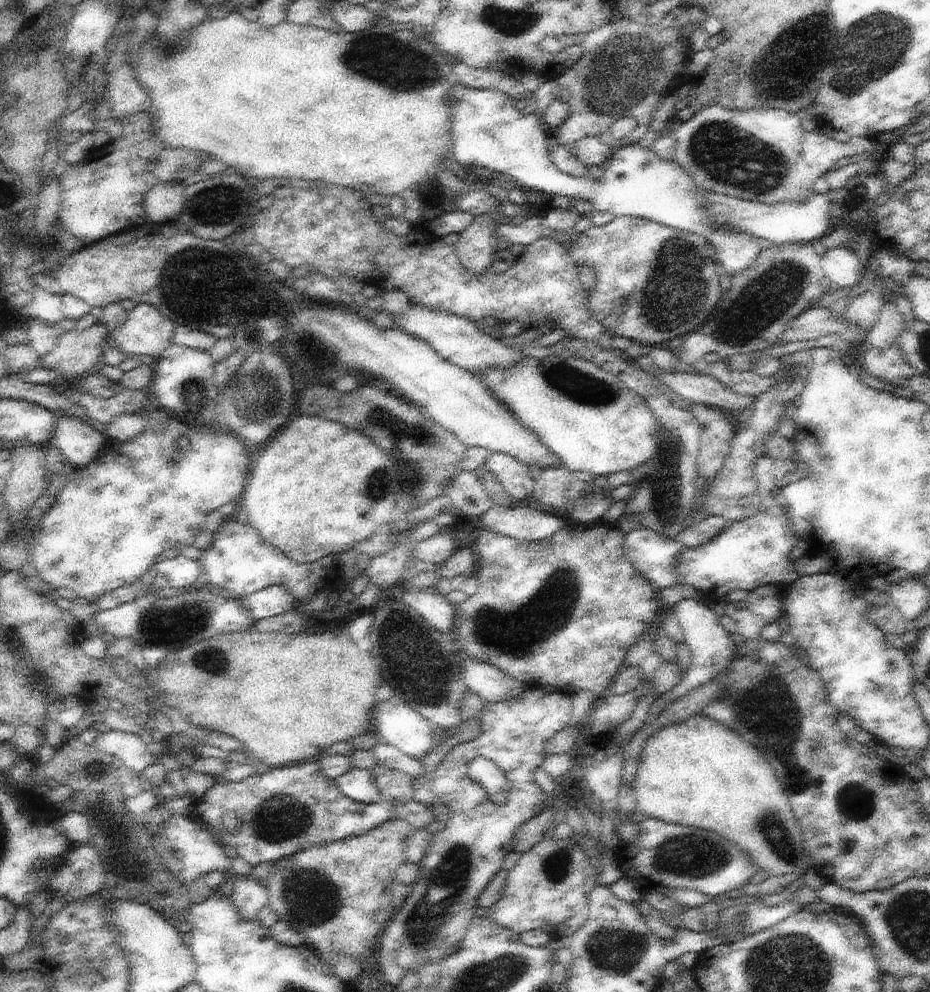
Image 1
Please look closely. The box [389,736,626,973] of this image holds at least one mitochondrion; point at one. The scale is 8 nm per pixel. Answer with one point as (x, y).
(446, 883)

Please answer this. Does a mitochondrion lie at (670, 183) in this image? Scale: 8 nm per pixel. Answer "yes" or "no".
no

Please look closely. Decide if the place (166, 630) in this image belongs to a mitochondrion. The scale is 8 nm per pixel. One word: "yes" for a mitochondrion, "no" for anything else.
yes

